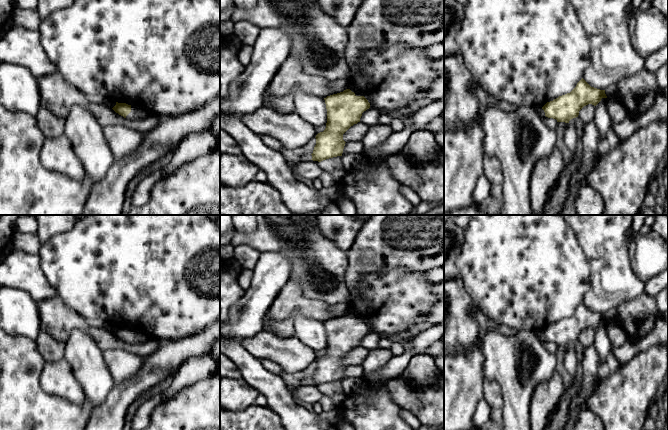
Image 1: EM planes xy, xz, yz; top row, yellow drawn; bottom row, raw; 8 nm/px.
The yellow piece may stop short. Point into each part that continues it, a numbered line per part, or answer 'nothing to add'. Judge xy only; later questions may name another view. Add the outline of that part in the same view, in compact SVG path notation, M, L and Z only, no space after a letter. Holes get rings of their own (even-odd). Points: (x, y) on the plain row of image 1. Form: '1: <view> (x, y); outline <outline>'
1: xy (137, 337); outline M131 330L131 336L126 340L126 343L131 345L141 344L146 342L150 337L143 332Z

